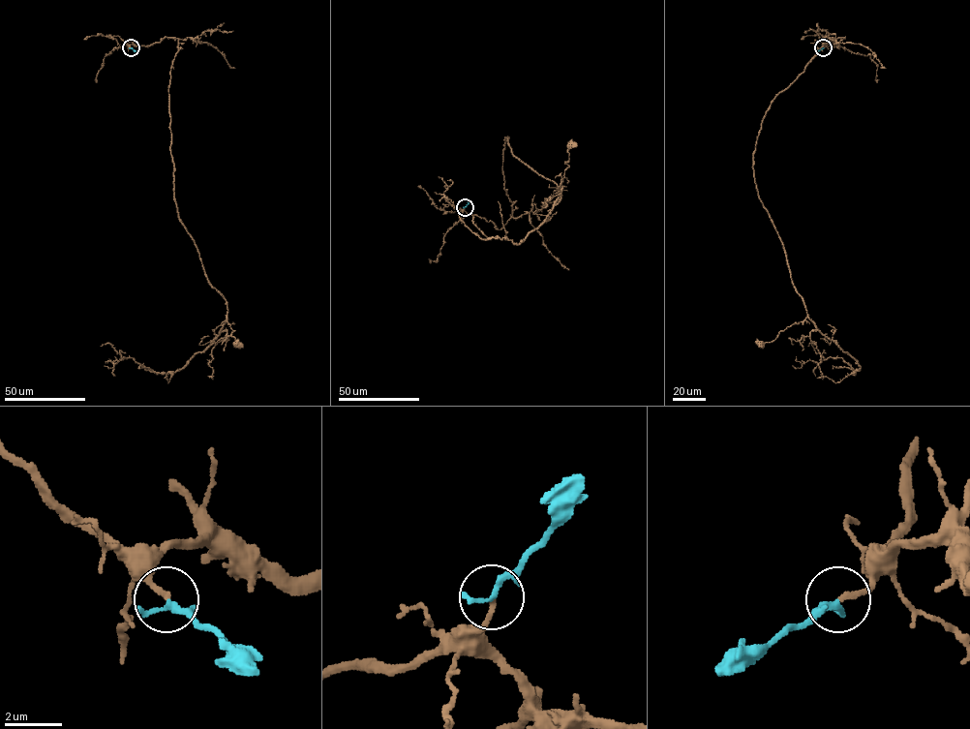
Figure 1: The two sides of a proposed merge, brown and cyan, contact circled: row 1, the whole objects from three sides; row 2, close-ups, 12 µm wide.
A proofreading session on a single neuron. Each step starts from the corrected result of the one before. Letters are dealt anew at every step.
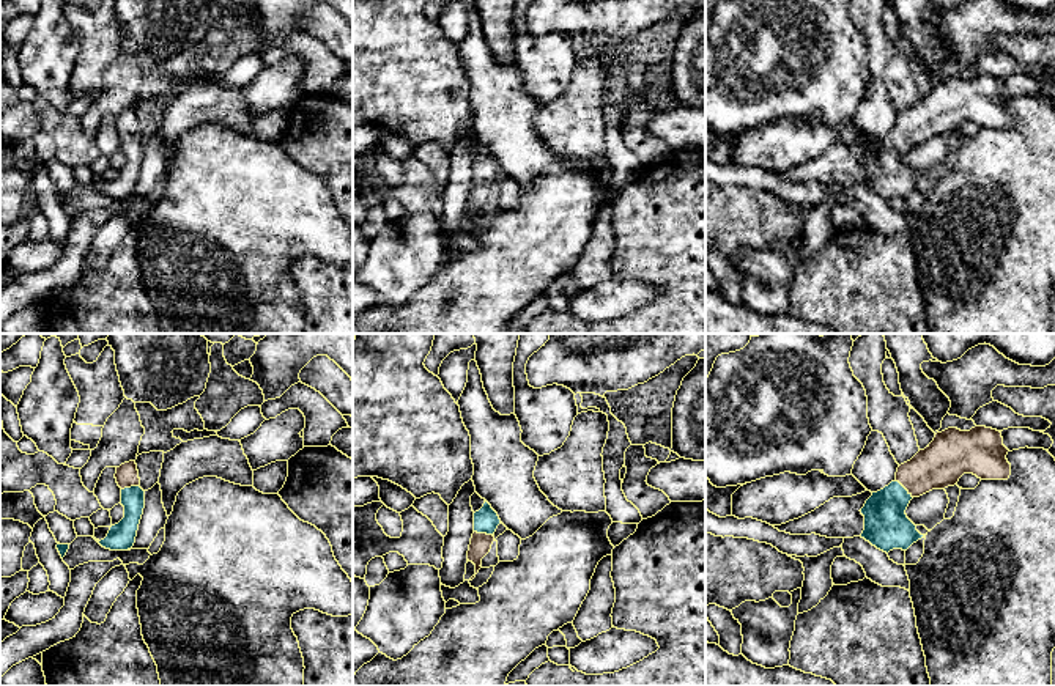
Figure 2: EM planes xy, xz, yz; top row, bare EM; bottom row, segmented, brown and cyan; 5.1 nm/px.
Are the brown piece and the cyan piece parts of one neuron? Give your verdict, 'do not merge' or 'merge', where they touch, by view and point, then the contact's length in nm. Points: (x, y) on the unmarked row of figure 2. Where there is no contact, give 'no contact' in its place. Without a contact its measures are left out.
merge; contact yz (904, 134); length 130 nm

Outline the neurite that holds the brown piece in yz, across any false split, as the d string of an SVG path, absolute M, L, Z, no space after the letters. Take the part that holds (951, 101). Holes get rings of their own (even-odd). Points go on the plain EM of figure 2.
M948 76L937 80L924 98L898 115L894 129L866 148L860 157L864 164L861 186L887 201L907 198L924 184L905 162L913 145L954 134L964 121L981 127L1008 127L1008 99L1001 80L992 76Z

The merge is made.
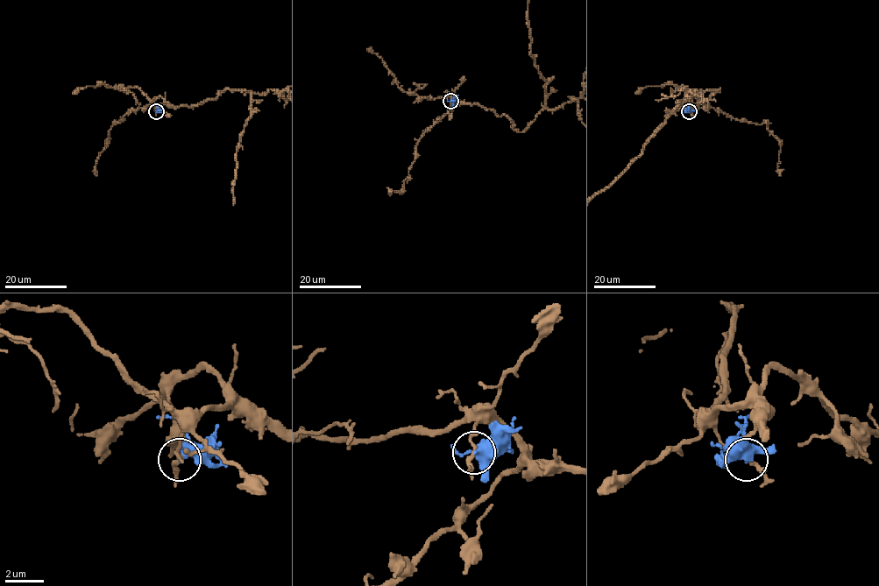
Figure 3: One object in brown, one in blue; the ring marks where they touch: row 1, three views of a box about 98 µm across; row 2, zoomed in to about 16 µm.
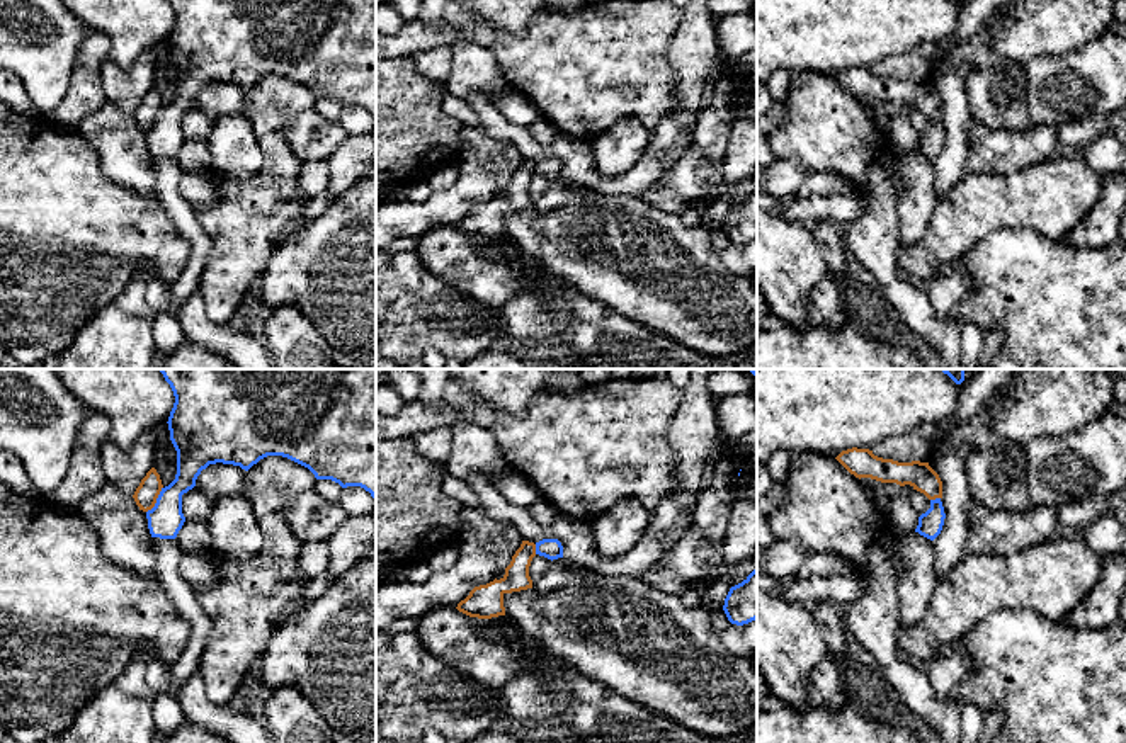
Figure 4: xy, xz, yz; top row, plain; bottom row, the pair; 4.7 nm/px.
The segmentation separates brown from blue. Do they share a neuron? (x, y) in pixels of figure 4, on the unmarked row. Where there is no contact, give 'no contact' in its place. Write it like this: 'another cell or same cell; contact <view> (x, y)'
another cell; contact xy (155, 119)

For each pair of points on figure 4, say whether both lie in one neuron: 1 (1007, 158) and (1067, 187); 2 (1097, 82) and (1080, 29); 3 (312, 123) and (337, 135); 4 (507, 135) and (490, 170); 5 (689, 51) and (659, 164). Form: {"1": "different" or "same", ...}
{"1": "different", "2": "different", "3": "same", "4": "different", "5": "same"}

